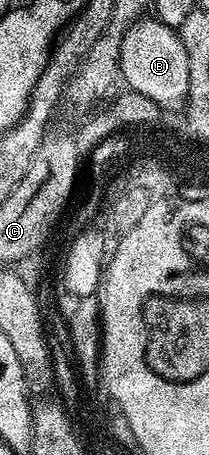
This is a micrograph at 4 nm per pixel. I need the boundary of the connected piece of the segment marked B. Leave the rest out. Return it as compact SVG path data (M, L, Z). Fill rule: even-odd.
M156 16L137 18L122 40L120 72L131 89L142 92L142 96L150 96L150 100L157 102L165 111L175 111L187 100L190 81L188 53L177 27L167 26Z

